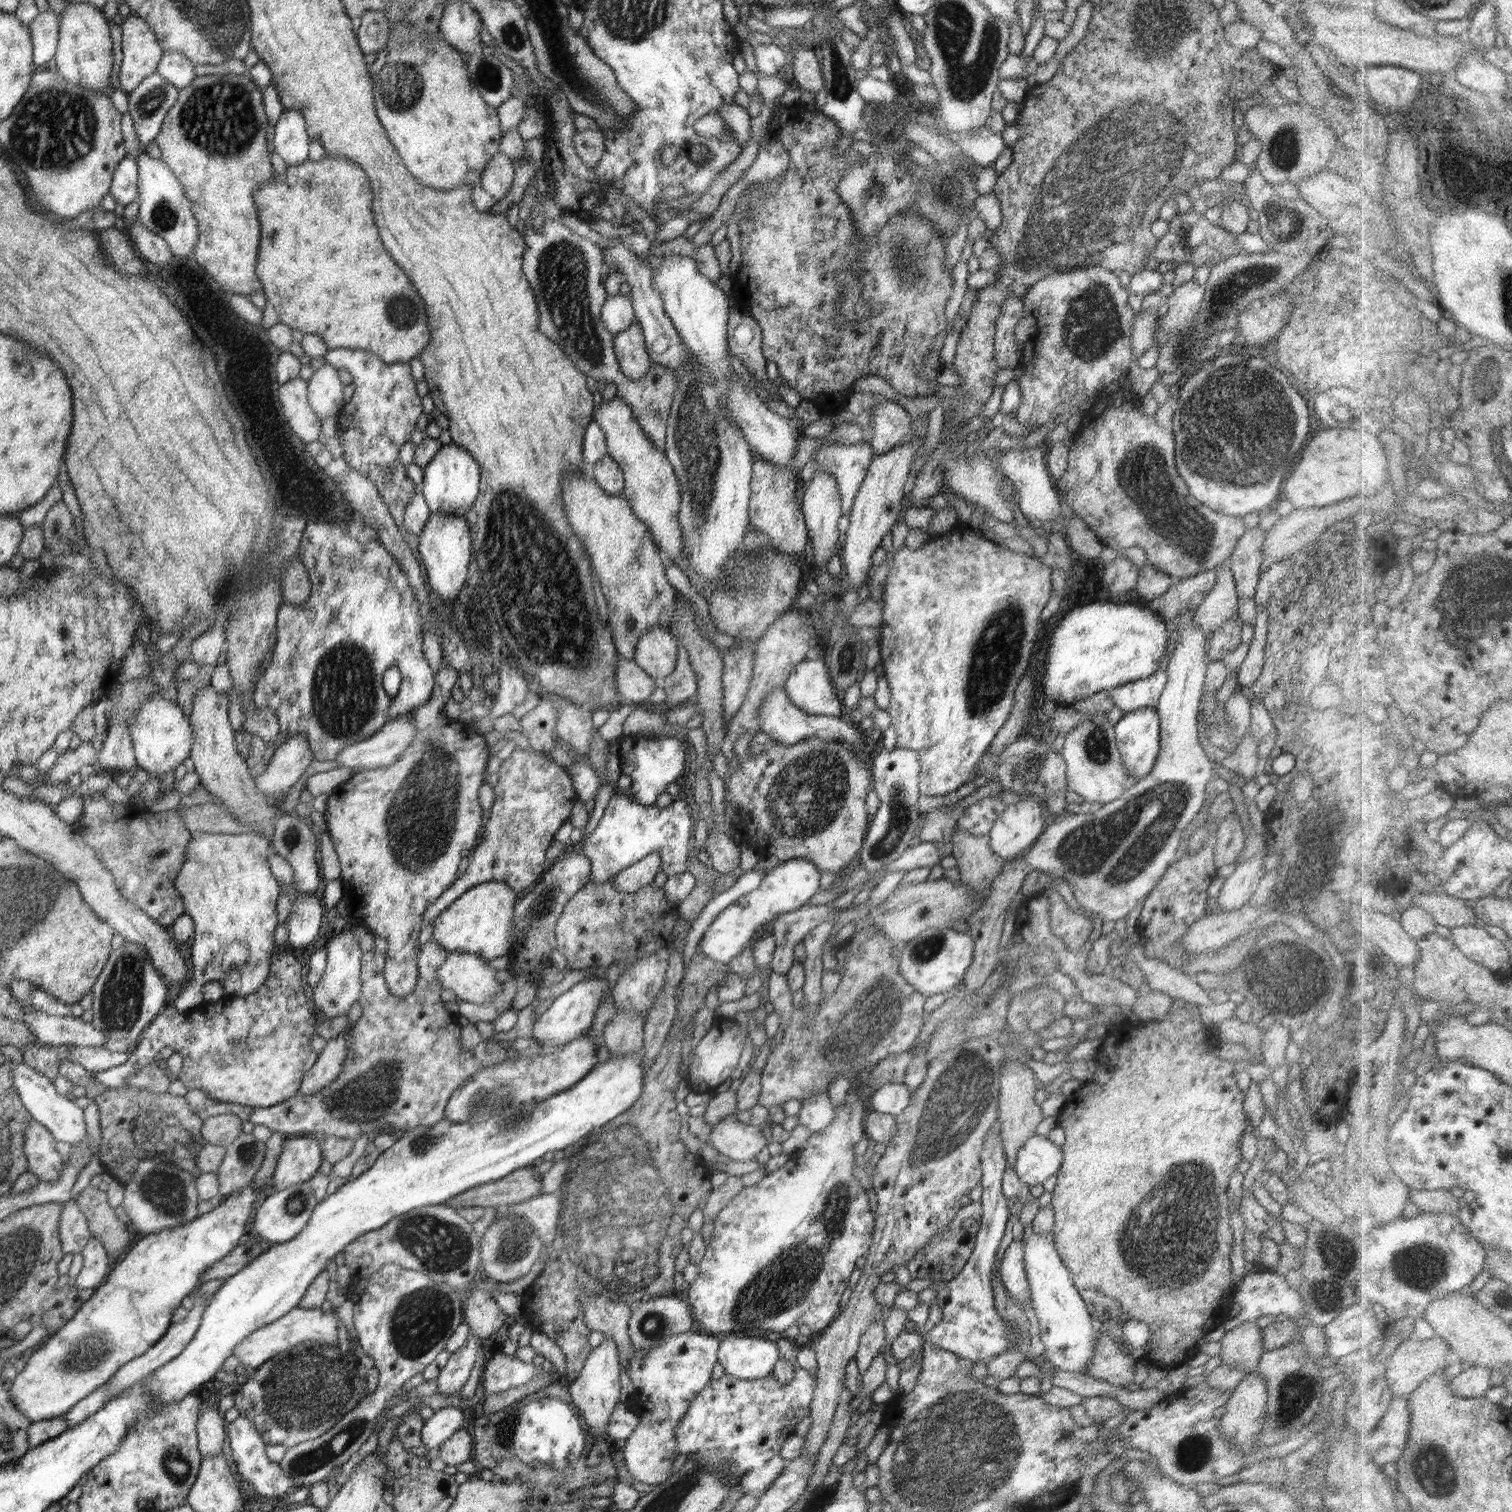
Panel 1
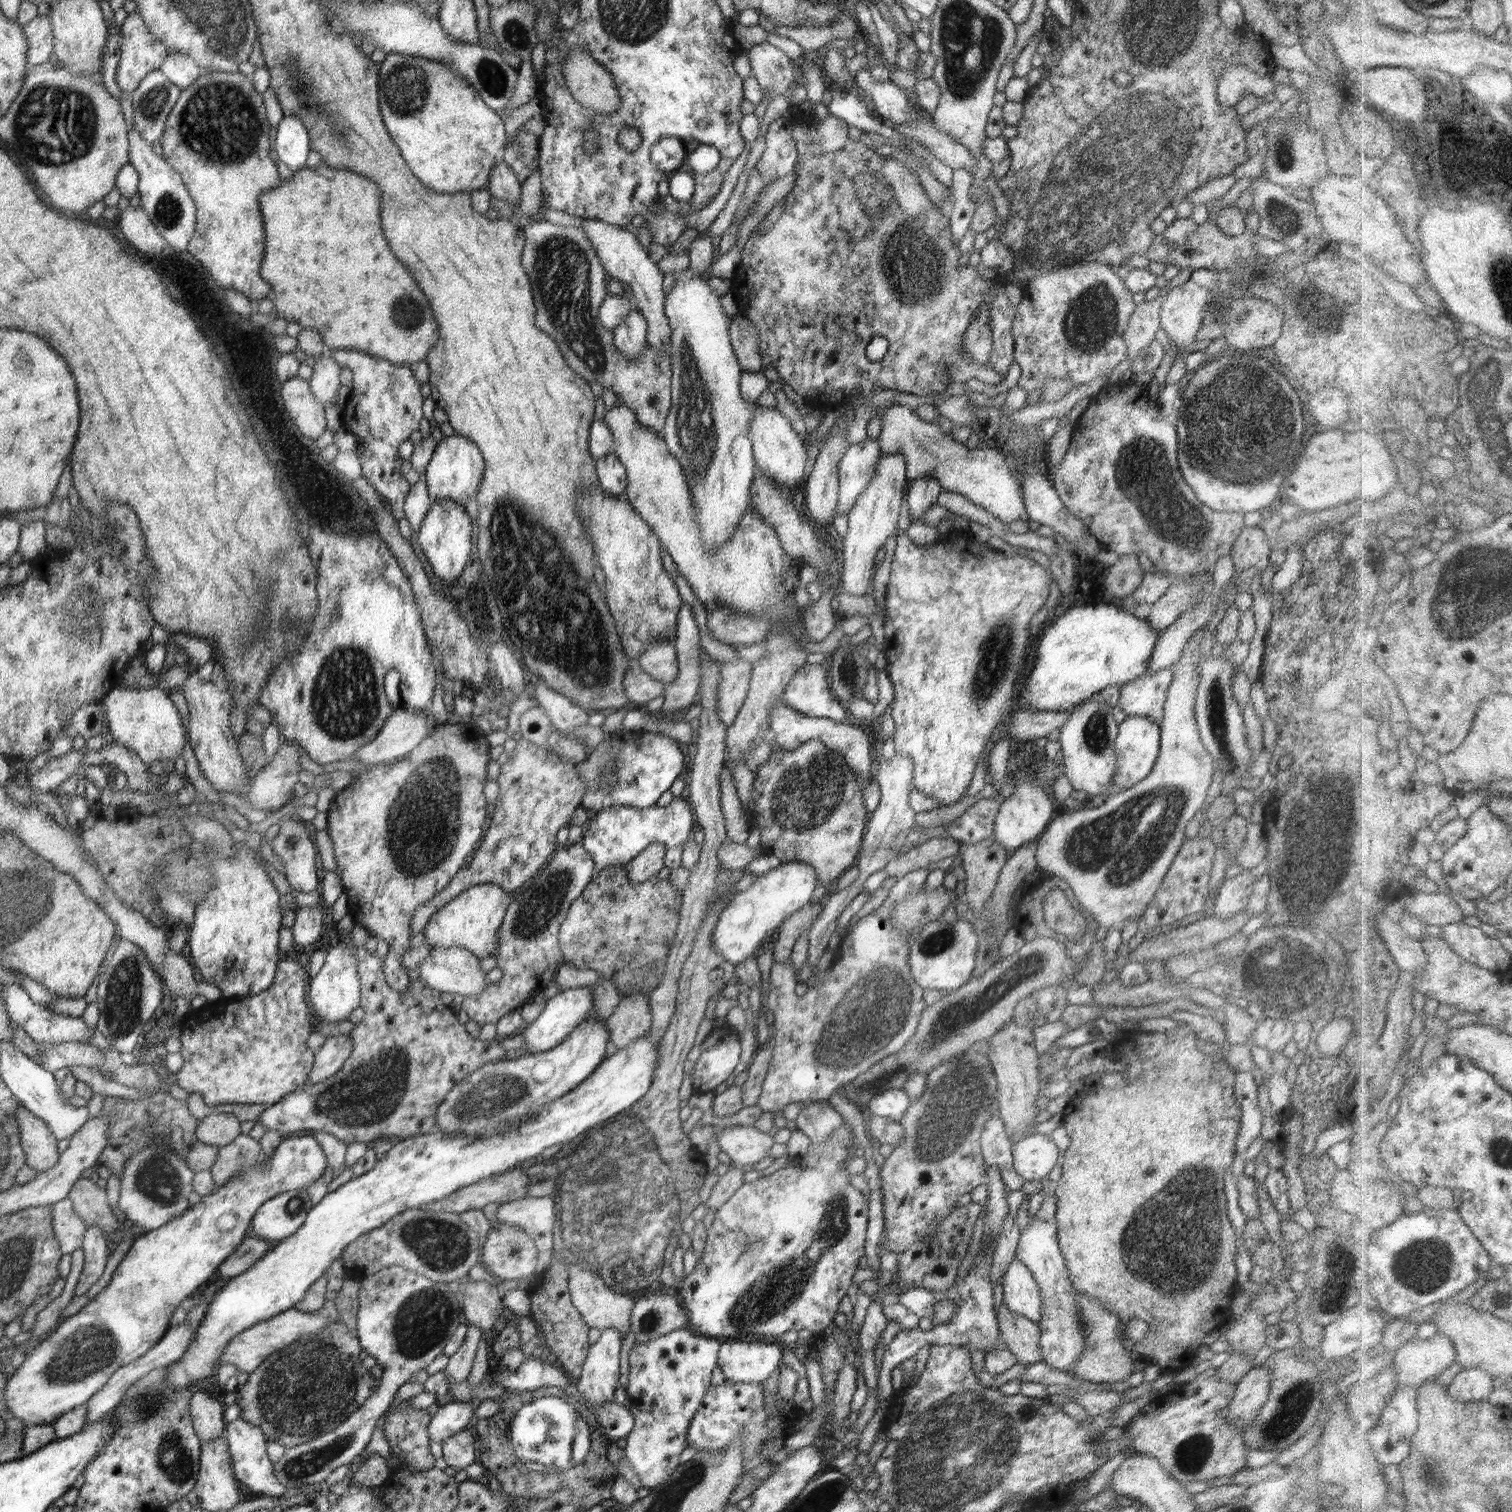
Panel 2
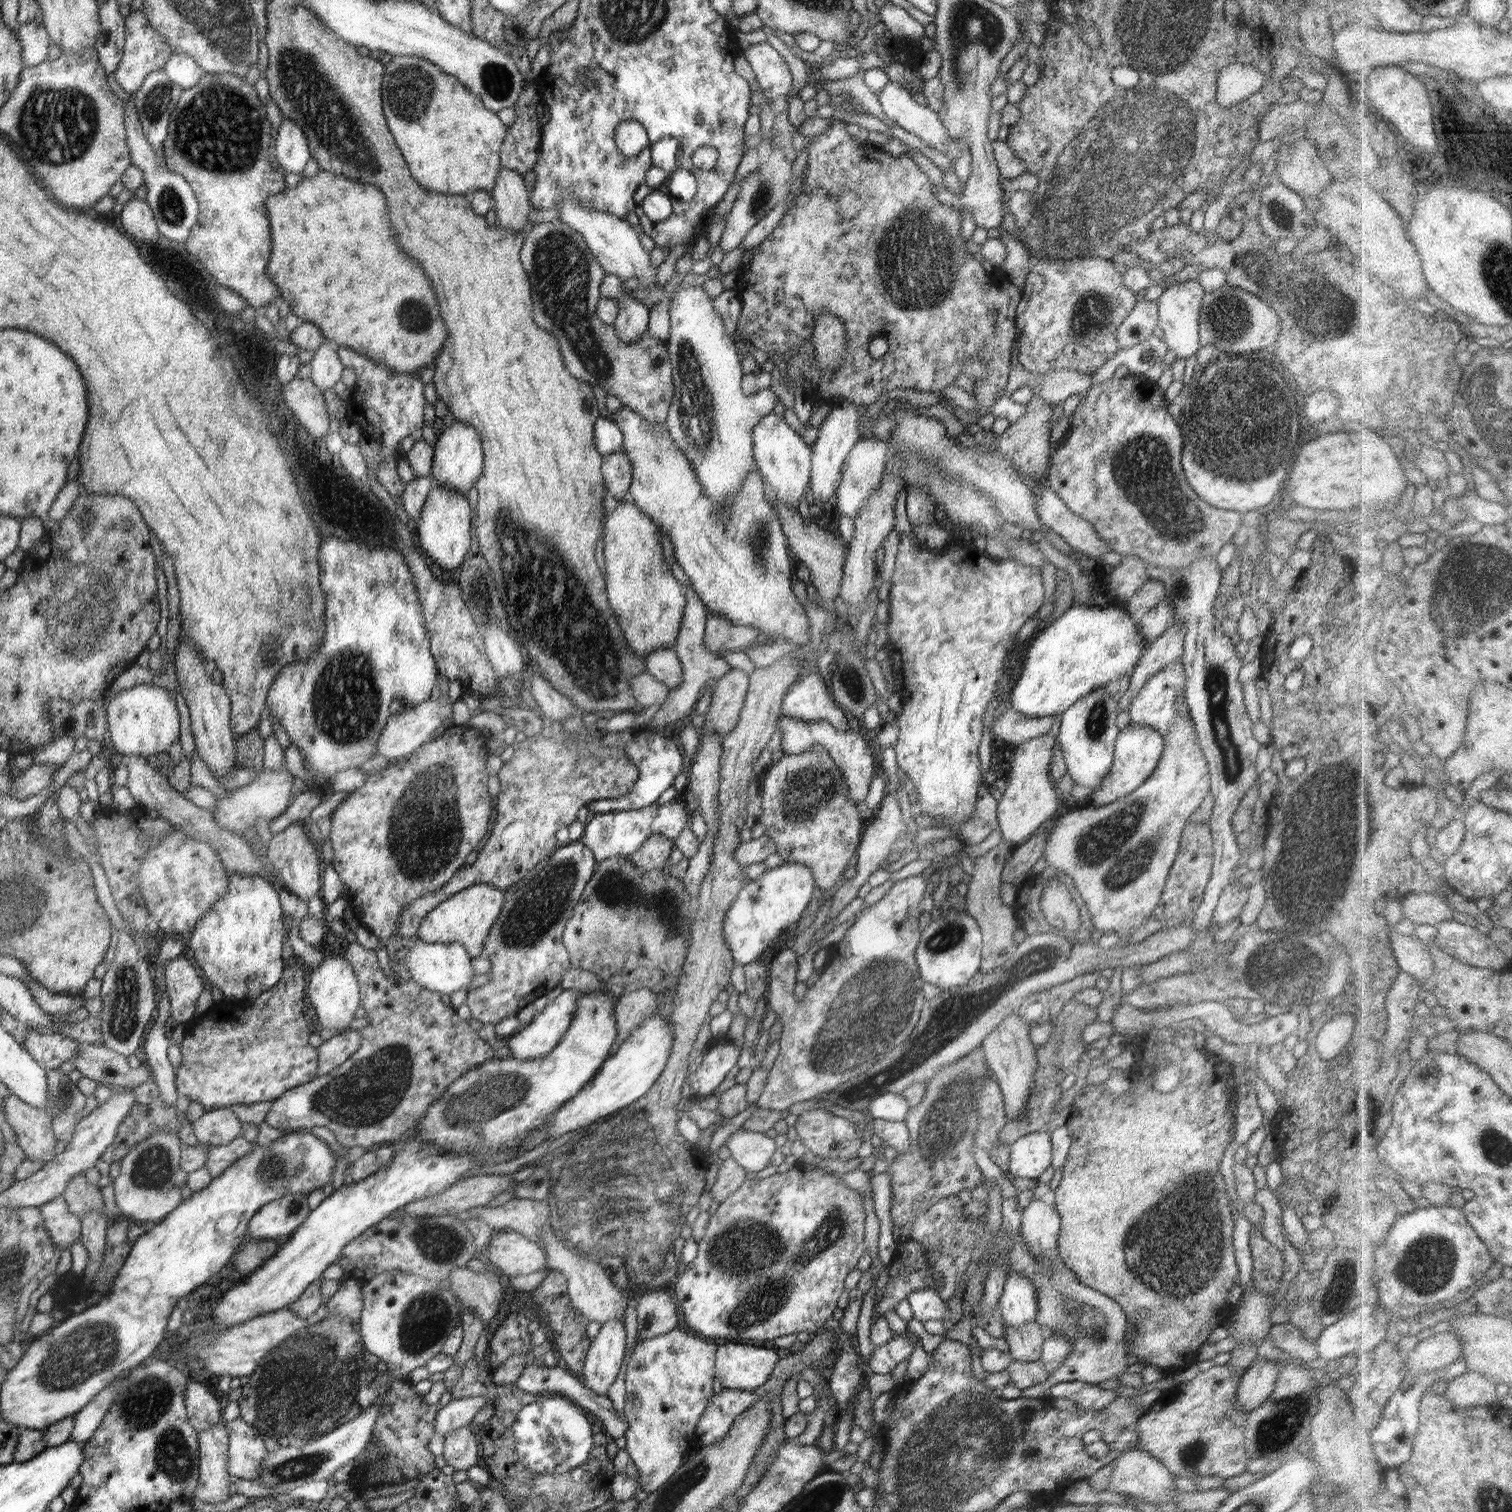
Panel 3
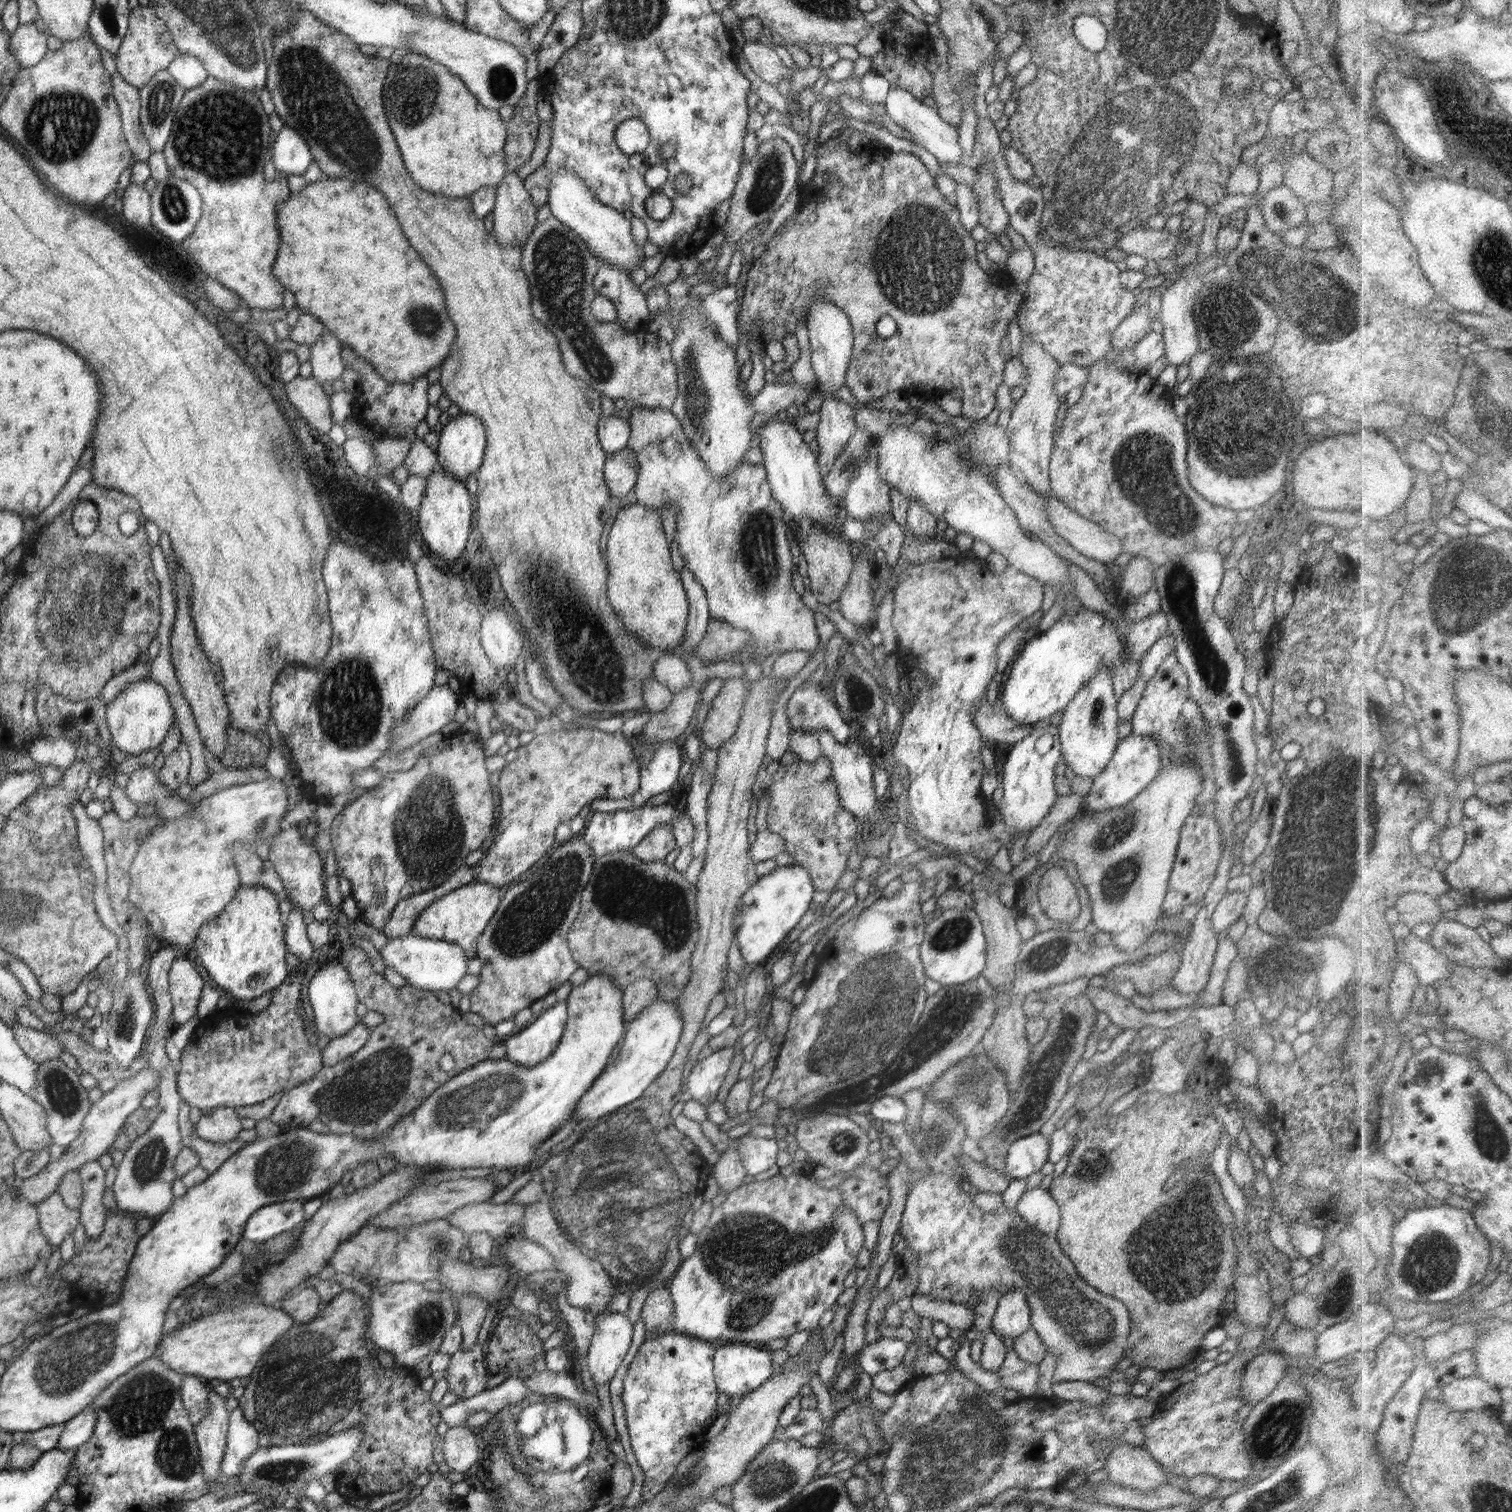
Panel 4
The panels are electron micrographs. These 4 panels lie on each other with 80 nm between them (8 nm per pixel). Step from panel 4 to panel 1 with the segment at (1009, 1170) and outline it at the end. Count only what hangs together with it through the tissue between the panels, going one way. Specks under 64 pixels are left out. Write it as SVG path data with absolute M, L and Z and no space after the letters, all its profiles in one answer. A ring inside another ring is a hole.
M1035 1135L1018 1150L1014 1169L1026 1186L1044 1184L1060 1171L1063 1152L1044 1136Z

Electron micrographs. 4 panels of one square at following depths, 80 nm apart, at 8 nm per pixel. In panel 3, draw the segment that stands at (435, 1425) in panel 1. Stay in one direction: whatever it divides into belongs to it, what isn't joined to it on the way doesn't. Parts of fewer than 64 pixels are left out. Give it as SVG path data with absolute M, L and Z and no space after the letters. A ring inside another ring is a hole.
M487 1396L452 1398L448 1404L438 1409L435 1434L445 1436L453 1430L472 1425L472 1418L486 1405L495 1406L495 1400Z

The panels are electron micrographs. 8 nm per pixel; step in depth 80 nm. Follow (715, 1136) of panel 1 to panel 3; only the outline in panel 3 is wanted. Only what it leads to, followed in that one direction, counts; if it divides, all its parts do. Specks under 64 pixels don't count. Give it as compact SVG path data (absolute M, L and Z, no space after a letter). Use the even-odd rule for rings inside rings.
M736 1130L734 1134L726 1140L725 1150L732 1153L734 1161L746 1172L760 1172L770 1165L770 1159L776 1152L775 1140L766 1133L750 1132L750 1130Z

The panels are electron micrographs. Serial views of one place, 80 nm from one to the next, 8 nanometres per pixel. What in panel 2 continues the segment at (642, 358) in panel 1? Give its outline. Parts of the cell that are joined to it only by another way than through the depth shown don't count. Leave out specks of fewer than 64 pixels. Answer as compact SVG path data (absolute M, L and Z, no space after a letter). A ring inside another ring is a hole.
M635 307L626 318L613 330L615 347L628 359L641 358L645 352L647 322L642 313Z

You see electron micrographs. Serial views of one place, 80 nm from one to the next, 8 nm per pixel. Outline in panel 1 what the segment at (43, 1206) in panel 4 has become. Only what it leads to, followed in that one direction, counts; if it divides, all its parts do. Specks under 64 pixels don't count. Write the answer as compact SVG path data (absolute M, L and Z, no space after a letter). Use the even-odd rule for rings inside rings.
M74 1200L65 1202L60 1220L61 1244L66 1254L80 1254L92 1239L86 1215Z

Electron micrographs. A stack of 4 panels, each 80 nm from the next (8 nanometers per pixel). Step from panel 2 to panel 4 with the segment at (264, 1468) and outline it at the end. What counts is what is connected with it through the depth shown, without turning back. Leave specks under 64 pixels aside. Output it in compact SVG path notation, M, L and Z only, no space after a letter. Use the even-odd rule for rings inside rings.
M238 1406L230 1413L229 1446L221 1463L222 1475L239 1476L245 1462L258 1450L258 1429L246 1420L243 1410Z

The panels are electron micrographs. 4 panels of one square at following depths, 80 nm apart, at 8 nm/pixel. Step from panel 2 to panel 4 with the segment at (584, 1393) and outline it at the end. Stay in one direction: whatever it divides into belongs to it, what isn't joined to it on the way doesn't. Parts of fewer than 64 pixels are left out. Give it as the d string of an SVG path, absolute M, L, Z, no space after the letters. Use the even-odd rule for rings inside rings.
M626 1313L605 1314L590 1340L588 1369L596 1386L606 1384L616 1374L633 1334L633 1324Z

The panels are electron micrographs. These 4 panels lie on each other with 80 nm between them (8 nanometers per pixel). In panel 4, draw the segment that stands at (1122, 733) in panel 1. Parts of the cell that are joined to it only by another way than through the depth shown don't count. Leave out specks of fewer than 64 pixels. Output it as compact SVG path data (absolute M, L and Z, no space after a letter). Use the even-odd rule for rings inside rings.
M1131 733L1119 740L1110 763L1099 772L1094 780L1090 792L1084 797L1084 809L1091 813L1106 809L1121 807L1137 794L1140 794L1155 778L1161 769L1158 744L1150 737Z

